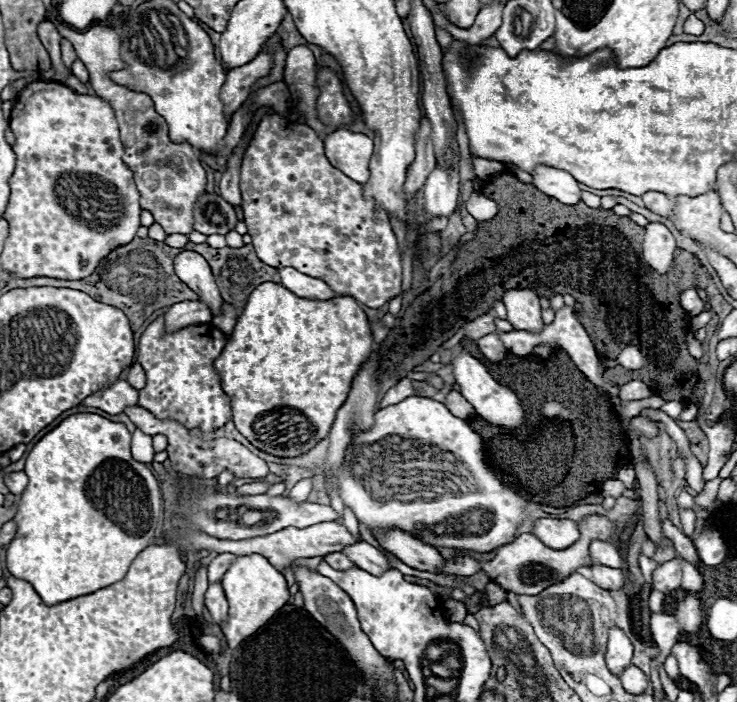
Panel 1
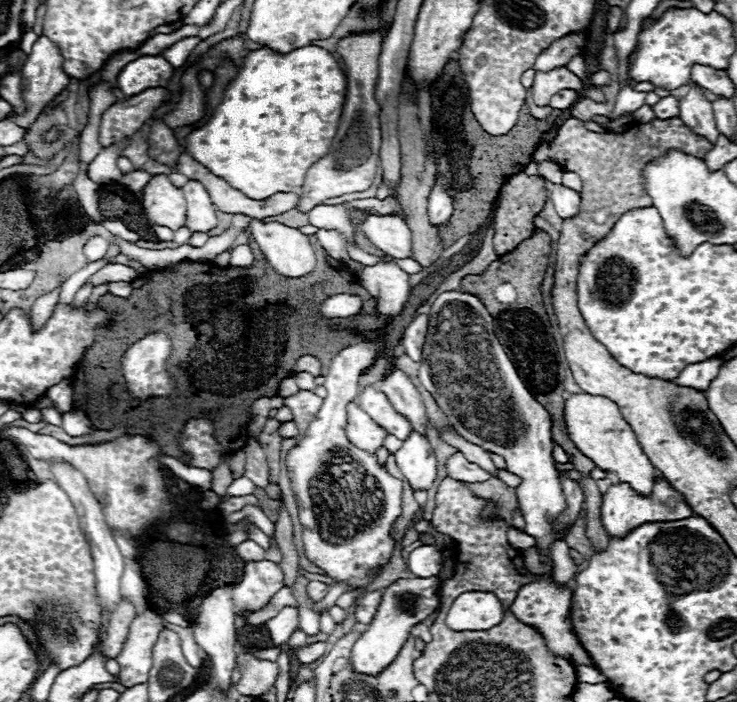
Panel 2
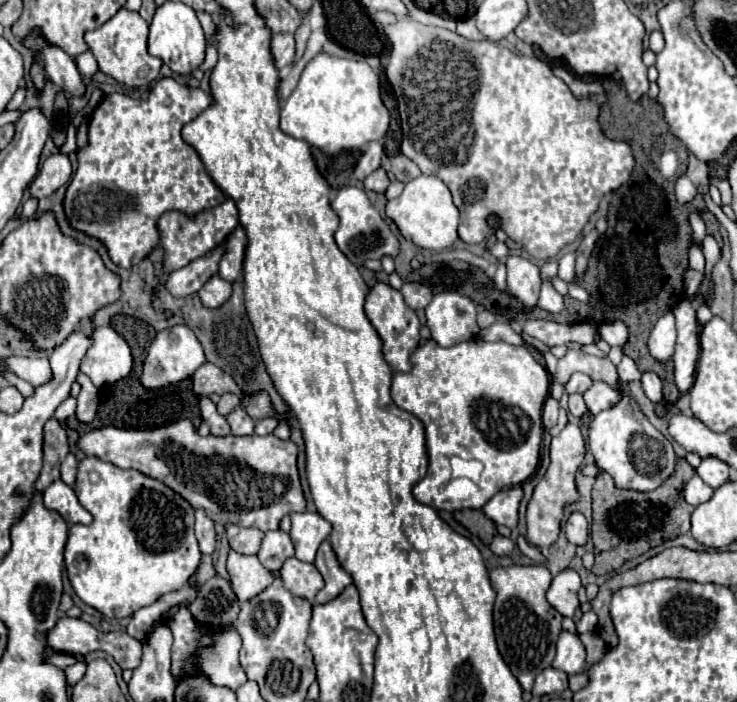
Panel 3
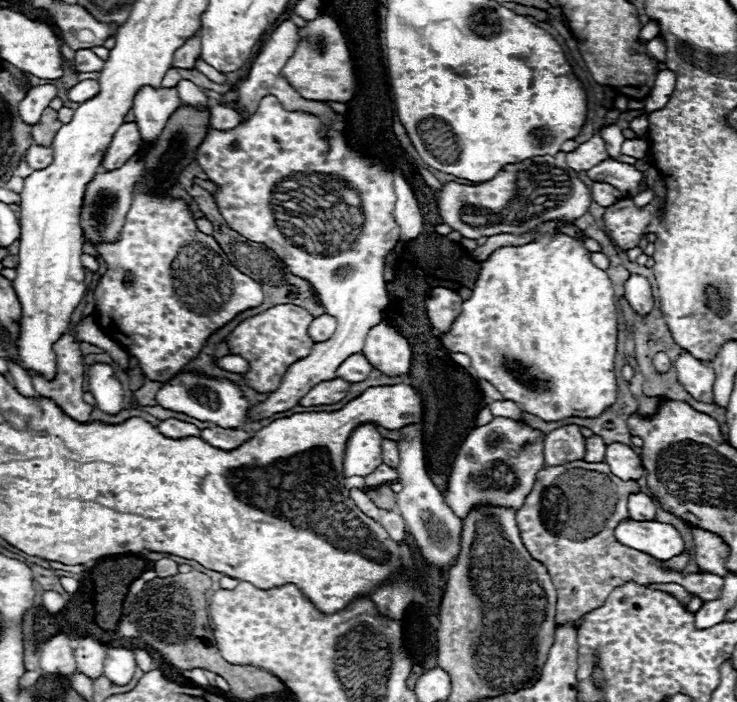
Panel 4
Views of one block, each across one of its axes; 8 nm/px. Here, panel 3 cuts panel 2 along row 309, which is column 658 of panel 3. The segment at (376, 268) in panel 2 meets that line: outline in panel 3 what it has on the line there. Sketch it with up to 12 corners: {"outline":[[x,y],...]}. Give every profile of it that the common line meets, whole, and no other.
{"outline":[[642,374],[642,388],[650,402],[662,402],[662,380]]}

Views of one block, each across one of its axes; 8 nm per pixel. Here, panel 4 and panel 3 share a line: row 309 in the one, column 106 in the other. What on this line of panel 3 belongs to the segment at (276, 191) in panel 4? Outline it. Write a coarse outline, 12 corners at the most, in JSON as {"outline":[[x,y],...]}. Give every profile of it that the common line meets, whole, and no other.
{"outline":[[110,326],[92,332],[80,364],[96,388],[126,378],[132,354]]}

